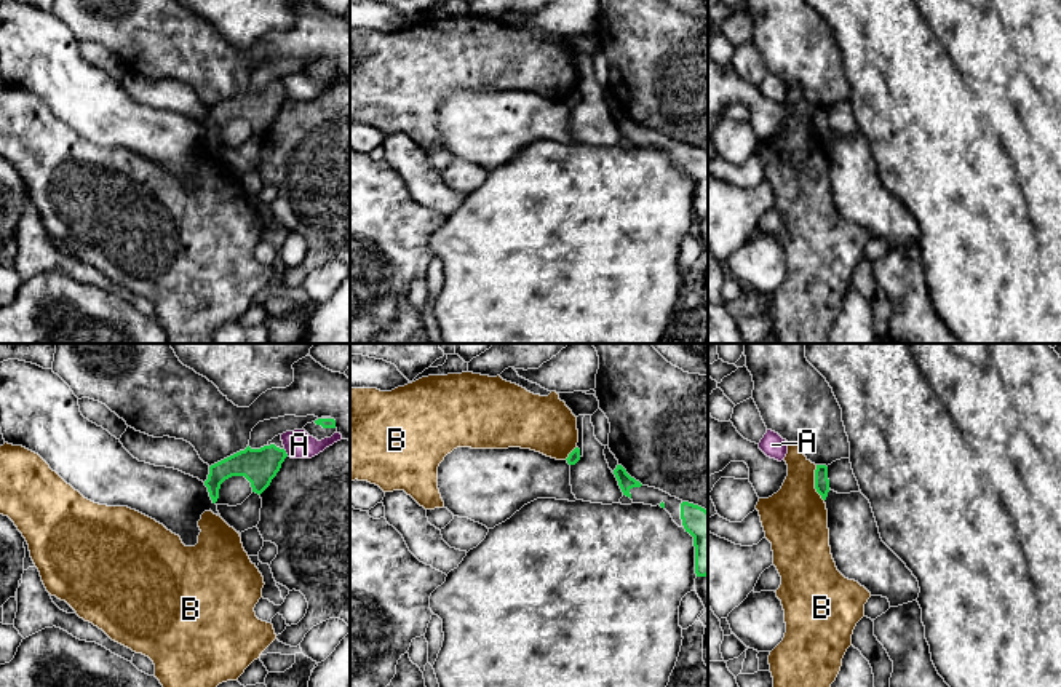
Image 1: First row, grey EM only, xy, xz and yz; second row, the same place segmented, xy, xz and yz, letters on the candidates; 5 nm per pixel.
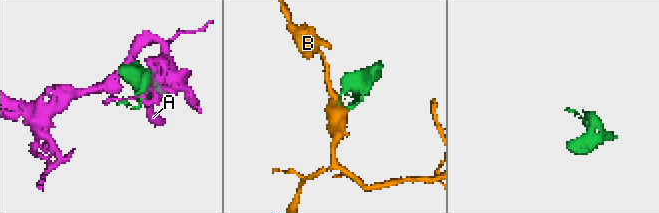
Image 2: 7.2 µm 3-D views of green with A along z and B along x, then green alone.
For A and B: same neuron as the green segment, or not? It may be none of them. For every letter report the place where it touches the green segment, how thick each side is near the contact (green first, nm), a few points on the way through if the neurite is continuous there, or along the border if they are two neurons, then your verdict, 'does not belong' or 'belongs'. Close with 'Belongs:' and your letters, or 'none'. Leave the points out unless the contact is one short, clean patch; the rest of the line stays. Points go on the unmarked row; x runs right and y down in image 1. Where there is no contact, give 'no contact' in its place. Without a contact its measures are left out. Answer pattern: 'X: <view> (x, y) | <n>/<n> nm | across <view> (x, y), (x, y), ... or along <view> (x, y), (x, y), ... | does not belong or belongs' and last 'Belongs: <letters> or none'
A: xy (285, 95) | 180/140 nm | does not belong
B: yz (815, 125) | 80/320 nm | along yz (815, 107), (815, 133), (823, 142) | does not belong
Belongs: none

